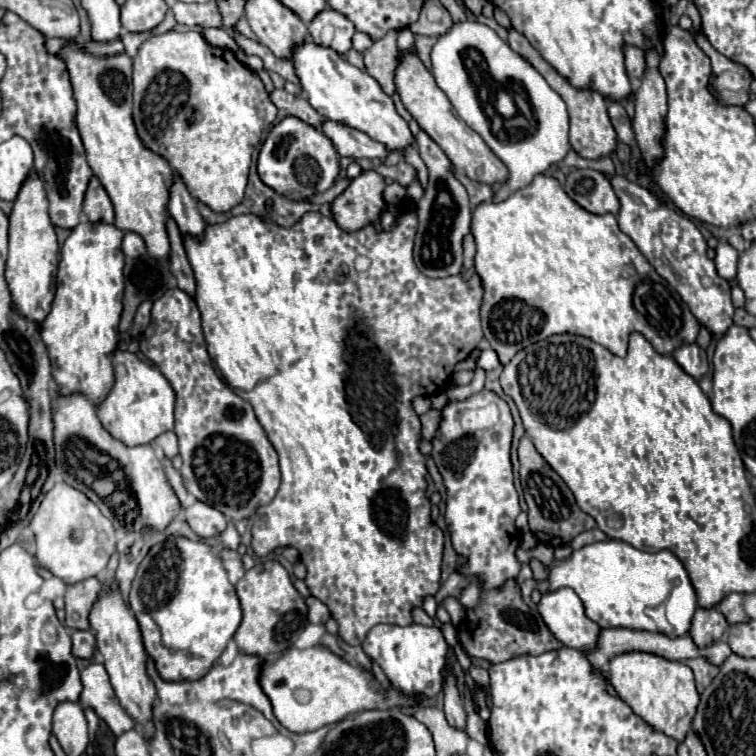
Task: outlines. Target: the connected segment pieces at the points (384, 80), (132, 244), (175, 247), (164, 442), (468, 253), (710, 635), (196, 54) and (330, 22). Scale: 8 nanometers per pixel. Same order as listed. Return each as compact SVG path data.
M388 32L382 40L374 42L364 52L364 64L366 72L376 78L382 86L382 90L392 96L394 94L394 72L400 64L400 54L396 46L396 32Z
M126 232L124 240L122 240L122 252L124 252L124 256L130 256L130 258L142 256L146 252L144 240L134 232Z
M172 218L168 220L168 236L170 236L170 246L172 246L172 258L168 260L168 266L178 280L178 288L194 298L196 296L194 272L190 268L190 262L188 262L188 256L186 256L186 250L184 250L182 234L180 234L180 230L178 230L178 226Z
M166 432L166 434L158 436L154 442L164 450L166 458L174 458L178 454L178 440L176 440L174 432Z
M468 234L464 238L464 270L468 270L472 266L472 258L476 254L476 244L474 244L474 236Z
M696 608L690 626L690 638L698 648L706 648L722 638L722 632L728 630L726 618L718 610L704 610Z
M170 30L166 34L158 34L158 36L148 38L138 48L138 54L134 58L134 124L136 124L136 132L138 132L138 136L140 136L140 140L142 140L142 144L146 148L150 148L154 154L162 156L164 160L168 160L168 164L172 166L172 170L178 172L178 176L186 184L190 196L194 200L206 204L214 212L228 212L228 210L232 210L234 206L238 206L242 202L244 188L246 188L246 182L248 182L248 168L250 168L250 162L252 162L252 152L254 152L254 148L260 142L262 130L266 130L274 122L274 118L276 118L276 106L270 102L268 92L264 90L264 84L258 78L258 74L250 72L248 66L244 66L242 62L238 62L232 52L226 52L226 50L210 46L202 38L200 32L194 32L194 30L188 30L188 32Z
M322 10L308 24L308 30L314 44L334 48L340 56L346 56L346 52L352 48L352 36L356 32L354 24L334 10Z

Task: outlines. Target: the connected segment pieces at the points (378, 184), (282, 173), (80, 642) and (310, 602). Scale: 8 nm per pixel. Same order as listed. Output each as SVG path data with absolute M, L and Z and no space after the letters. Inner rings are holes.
M362 172L332 202L336 224L346 232L356 232L366 224L378 224L386 210L384 188L386 182L378 172Z
M288 116L282 122L278 122L264 140L258 156L258 174L260 180L278 194L294 202L304 202L334 186L340 174L340 164L336 148L328 136L324 136L314 126L302 122L300 118Z
M74 630L72 632L72 652L76 658L90 658L94 650L94 640L90 640L90 632Z
M308 596L306 598L306 606L308 606L308 620L312 624L326 624L326 620L330 618L330 612L326 608L326 604L322 604L318 598Z

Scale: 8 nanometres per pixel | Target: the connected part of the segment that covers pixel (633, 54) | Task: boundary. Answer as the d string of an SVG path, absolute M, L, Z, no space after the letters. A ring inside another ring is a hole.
M626 46L624 56L626 56L626 70L628 70L628 76L632 80L632 86L638 88L638 84L642 80L642 72L646 72L646 54L640 48Z

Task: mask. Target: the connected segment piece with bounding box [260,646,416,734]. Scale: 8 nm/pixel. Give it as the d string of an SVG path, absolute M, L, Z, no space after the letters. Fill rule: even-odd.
M312 646L306 650L288 650L282 658L266 660L260 676L262 690L268 694L274 716L290 732L312 732L322 726L340 722L348 714L356 714L372 708L414 706L414 700L402 698L396 690L372 690L370 676L358 666L338 658L324 646Z

